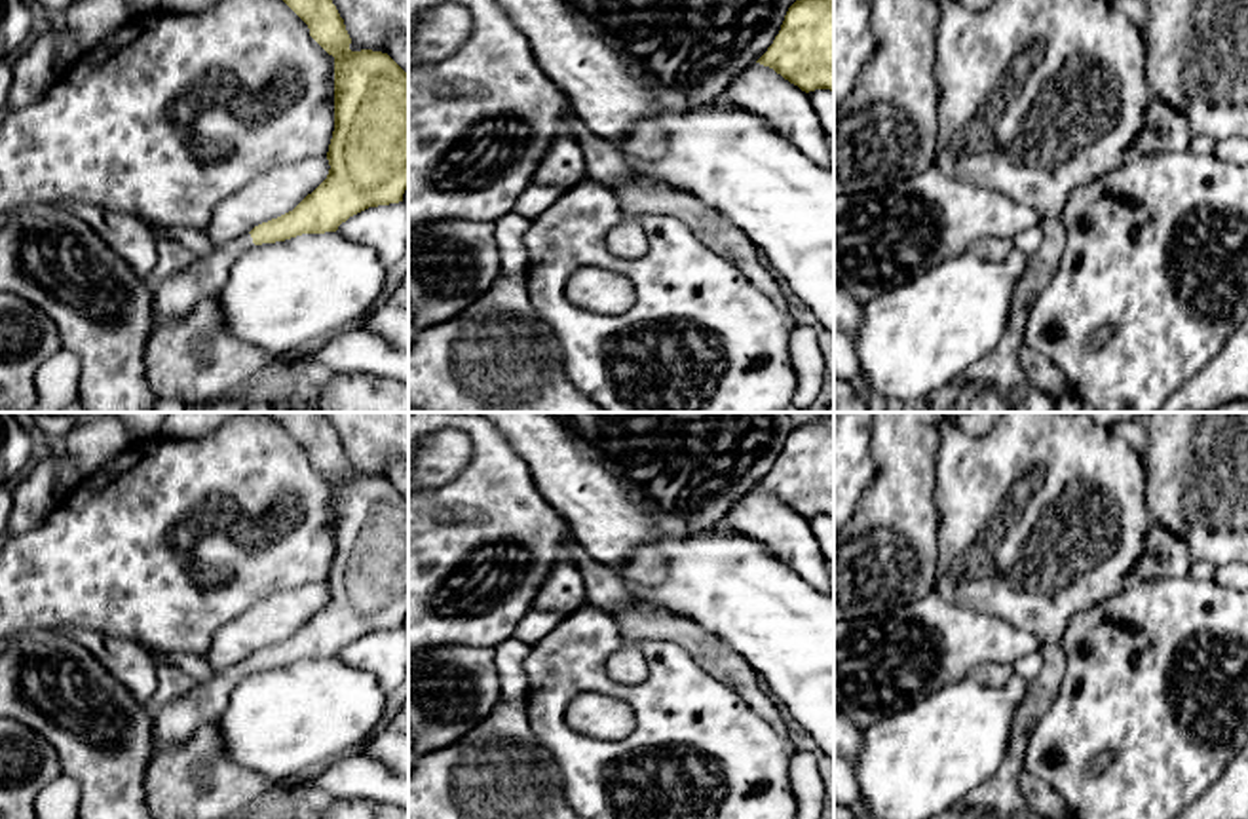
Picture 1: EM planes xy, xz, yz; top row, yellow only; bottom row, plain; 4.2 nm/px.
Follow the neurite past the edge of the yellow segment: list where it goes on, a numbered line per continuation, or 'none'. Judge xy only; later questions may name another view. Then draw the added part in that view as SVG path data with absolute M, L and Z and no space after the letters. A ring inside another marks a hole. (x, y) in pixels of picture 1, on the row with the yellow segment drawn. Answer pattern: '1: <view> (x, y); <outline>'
1: xy (175, 297); M251 234L217 245L207 257L196 260L154 285L154 310L160 323L173 321L188 315L196 304L218 295L222 289L232 262L247 249L251 249Z

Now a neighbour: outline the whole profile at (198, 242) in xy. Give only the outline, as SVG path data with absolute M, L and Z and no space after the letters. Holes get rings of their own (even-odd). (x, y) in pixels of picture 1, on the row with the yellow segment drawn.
M148 224L156 238L171 238L190 249L196 257L211 255L217 245L209 239L205 230L182 228L182 226L160 226Z

